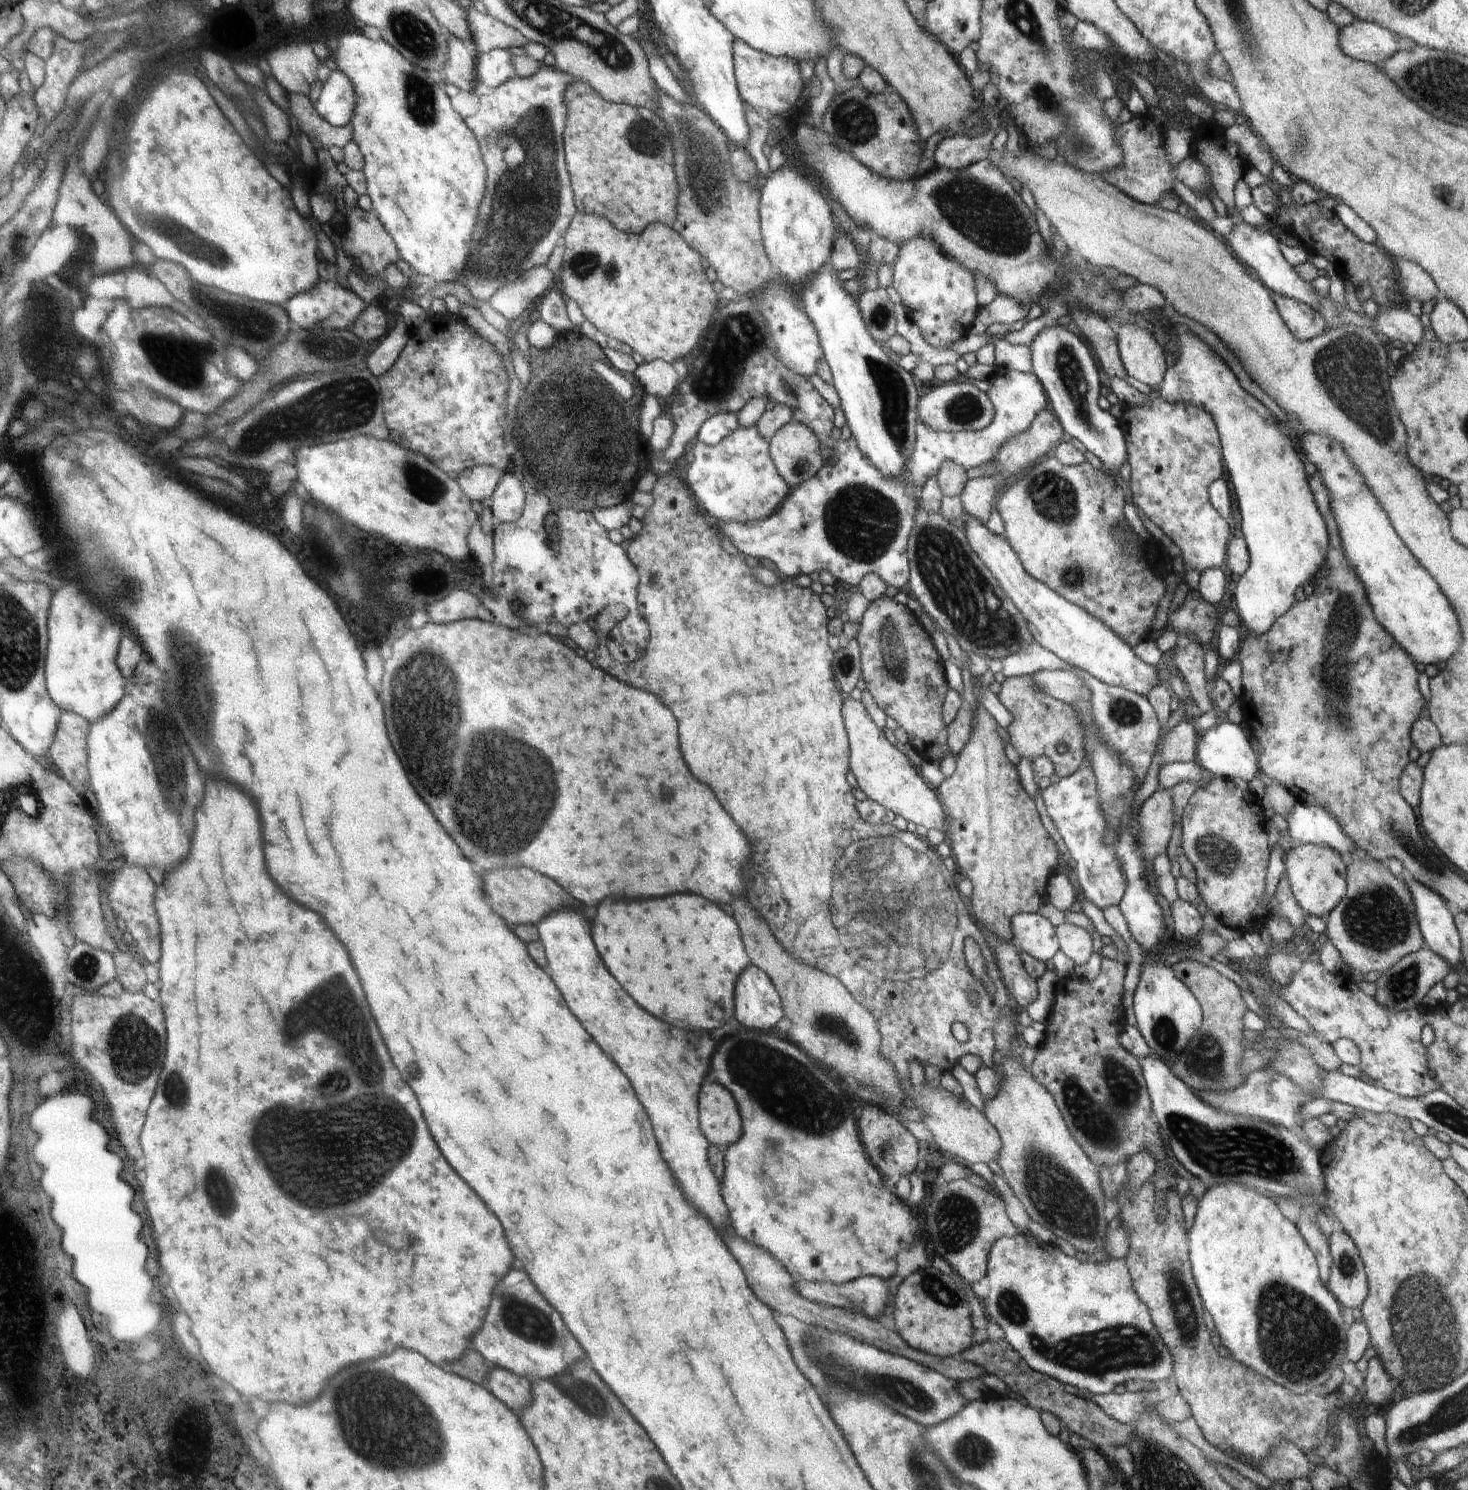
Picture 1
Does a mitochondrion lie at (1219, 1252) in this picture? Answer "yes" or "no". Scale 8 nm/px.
no

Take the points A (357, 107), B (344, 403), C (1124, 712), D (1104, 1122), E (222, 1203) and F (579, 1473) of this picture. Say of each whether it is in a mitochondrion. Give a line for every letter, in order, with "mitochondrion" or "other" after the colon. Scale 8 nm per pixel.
A: other
B: mitochondrion
C: mitochondrion
D: mitochondrion
E: mitochondrion
F: other

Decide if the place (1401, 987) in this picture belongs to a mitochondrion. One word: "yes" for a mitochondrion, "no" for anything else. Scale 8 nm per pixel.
yes

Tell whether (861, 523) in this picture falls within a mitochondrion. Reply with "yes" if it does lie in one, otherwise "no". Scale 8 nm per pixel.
yes

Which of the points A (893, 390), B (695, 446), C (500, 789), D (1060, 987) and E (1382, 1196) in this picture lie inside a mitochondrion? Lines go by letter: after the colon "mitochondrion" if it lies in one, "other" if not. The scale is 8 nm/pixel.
A: mitochondrion
B: other
C: mitochondrion
D: other
E: other

